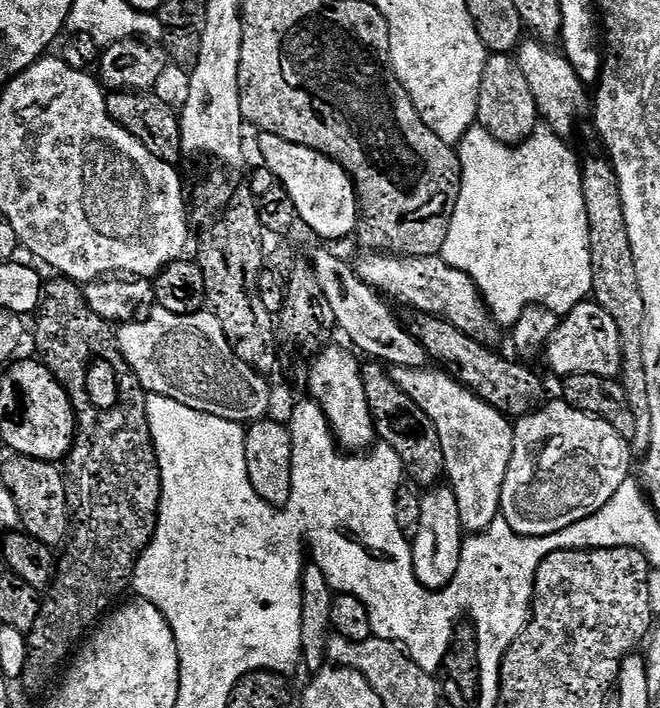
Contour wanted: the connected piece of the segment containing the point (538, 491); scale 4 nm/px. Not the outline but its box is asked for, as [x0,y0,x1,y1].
[500,398,634,536]

